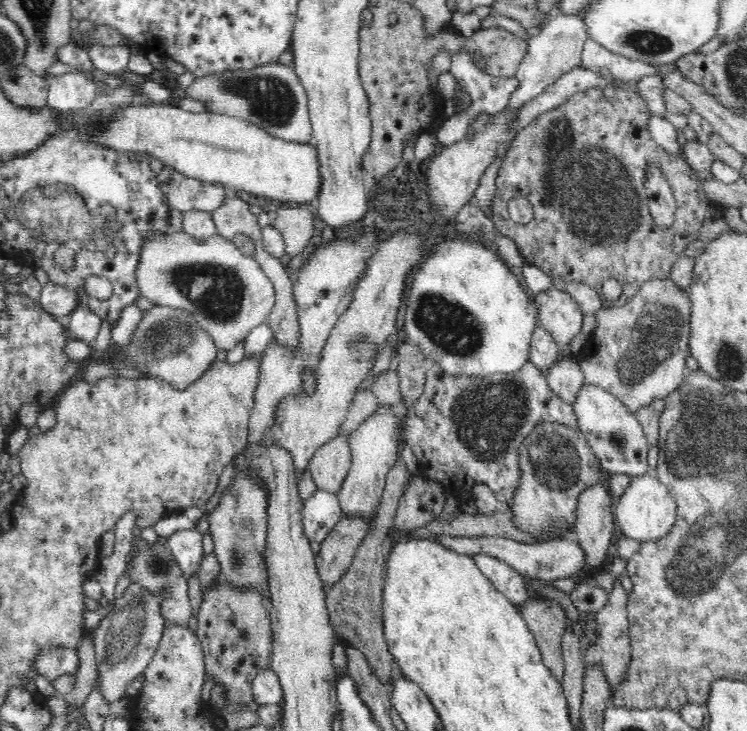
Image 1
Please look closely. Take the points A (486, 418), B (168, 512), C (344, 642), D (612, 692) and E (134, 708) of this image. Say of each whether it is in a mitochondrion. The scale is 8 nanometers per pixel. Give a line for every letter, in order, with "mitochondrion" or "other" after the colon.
A: mitochondrion
B: other
C: other
D: other
E: other

